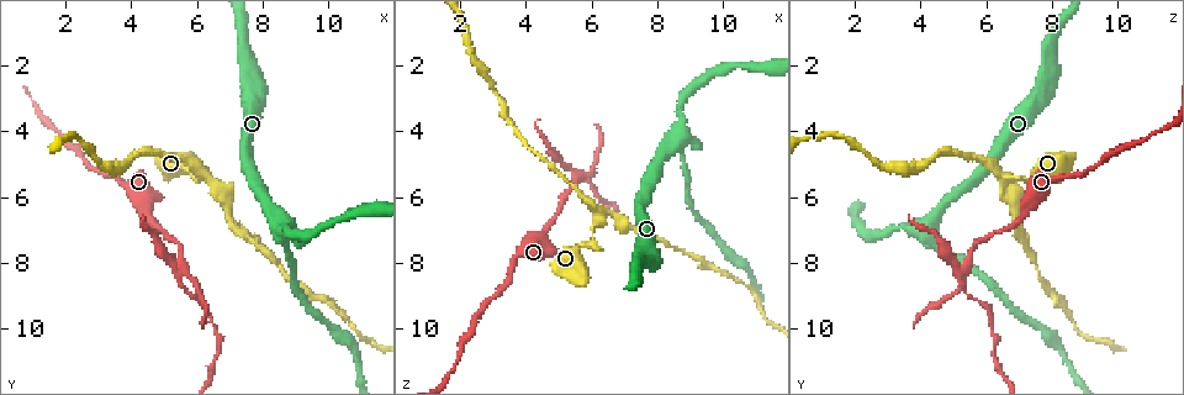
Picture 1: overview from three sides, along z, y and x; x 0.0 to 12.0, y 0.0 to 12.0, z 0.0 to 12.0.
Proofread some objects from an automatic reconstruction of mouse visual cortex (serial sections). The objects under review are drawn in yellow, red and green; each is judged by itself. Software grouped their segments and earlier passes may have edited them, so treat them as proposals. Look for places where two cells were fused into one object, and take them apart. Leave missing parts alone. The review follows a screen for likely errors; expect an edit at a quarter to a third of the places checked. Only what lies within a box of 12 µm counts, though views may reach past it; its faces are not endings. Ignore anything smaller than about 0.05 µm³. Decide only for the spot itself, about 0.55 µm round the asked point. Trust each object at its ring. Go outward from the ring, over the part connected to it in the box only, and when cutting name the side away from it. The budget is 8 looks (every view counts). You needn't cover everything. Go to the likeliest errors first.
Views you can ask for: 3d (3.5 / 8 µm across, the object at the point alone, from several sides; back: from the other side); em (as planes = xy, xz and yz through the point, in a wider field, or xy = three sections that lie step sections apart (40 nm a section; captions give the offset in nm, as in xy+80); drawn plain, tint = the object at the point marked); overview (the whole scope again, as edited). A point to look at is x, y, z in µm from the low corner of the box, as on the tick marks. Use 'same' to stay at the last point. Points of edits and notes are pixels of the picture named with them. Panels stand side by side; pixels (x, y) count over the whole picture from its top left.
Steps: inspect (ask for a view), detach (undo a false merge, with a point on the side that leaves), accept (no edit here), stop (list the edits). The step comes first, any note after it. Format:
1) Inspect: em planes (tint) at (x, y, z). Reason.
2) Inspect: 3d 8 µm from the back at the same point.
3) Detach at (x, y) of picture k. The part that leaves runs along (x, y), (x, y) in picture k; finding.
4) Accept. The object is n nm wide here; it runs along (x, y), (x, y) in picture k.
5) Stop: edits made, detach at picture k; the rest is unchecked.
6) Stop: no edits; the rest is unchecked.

Inspect: 3d 8 µm at (8.6, 7.2, 4.4). Arms part here.

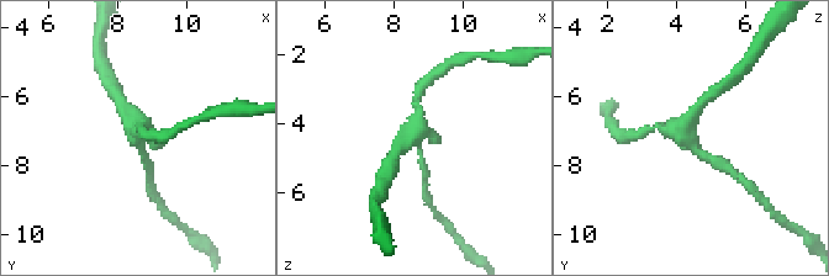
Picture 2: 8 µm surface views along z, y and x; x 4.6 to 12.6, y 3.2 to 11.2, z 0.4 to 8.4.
Inspect: 3d 3.5 µm from the back at (8.7, 7.2, 4.5).

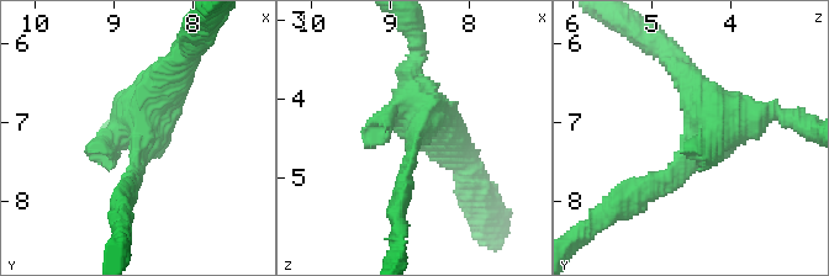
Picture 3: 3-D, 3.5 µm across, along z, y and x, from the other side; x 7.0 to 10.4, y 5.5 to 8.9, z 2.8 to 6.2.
Inspect: em xy step 2 (tint) at (8.65, 7.20, 4.45). Need the tissue.

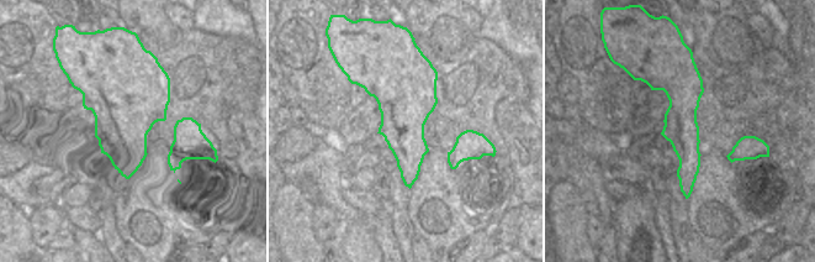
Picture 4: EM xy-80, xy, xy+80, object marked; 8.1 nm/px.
Accept. It runs along (671, 56), (709, 121), (788, 117) in picture 3; one cell here.

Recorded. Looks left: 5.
Inspect: 3d 3.5 µm at (6.3, 5.4, 6.6). Abrupt turn.

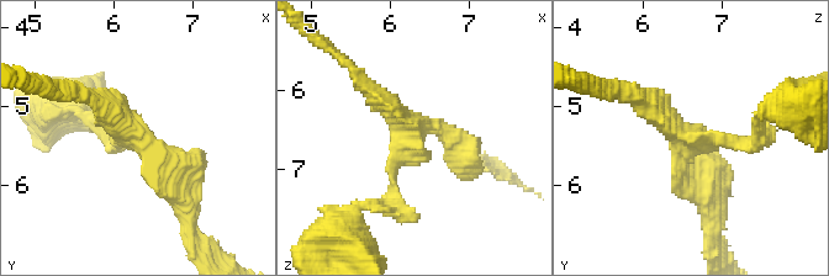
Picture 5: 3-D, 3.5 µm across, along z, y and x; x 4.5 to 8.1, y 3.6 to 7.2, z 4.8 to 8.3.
Inspect: em planes (tint) at (6.30, 5.45, 6.60).

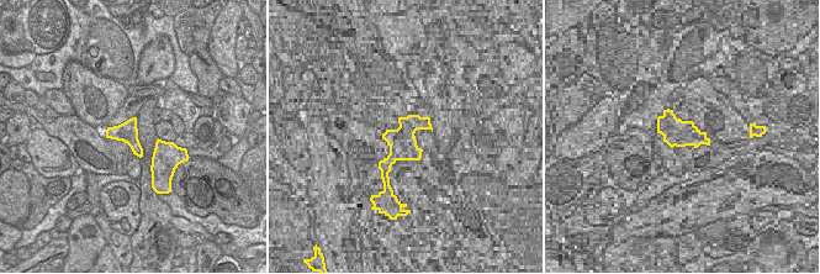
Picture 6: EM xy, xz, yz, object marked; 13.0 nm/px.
Accept. The object is 280 nm wide here; it runs along (109, 133), (184, 182) in picture 5; all the same cell.

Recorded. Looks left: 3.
Inspect: 3d 3.5 µm at (4.4, 6.6, 7.1). Calibre changes.

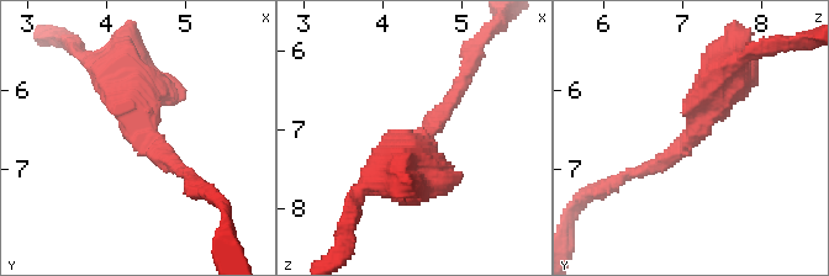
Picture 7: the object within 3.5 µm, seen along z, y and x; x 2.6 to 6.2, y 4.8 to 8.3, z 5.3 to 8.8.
Inspect: em xy step 1 (tint) at (4.45, 6.55, 7.15). The arms are 200, 600 nm wide; now the EM.

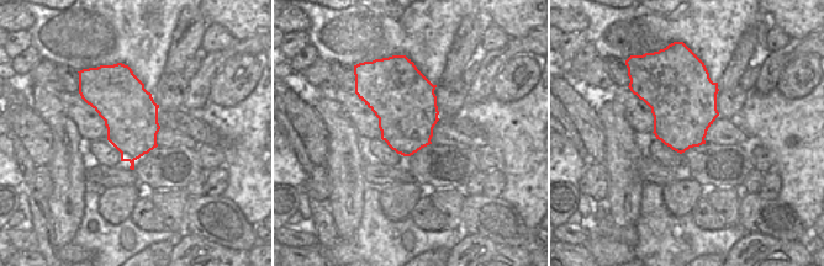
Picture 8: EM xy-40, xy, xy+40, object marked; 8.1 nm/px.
Accept. It runs along (732, 65), (691, 138), (640, 171) in picture 7; one cell here.

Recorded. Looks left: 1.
Stop: no edits; the rest is unchecked.

